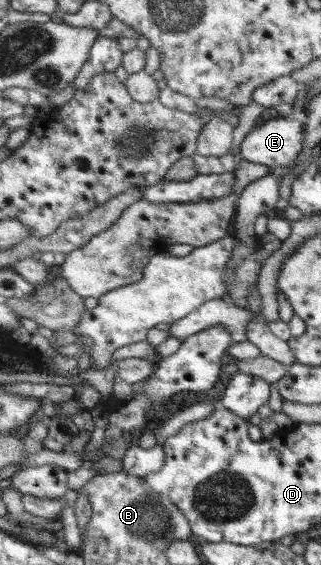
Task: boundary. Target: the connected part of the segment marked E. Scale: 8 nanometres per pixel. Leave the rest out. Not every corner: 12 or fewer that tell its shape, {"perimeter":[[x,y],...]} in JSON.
{"perimeter":[[283,117],[259,123],[239,158],[269,169],[301,154],[303,126]]}

